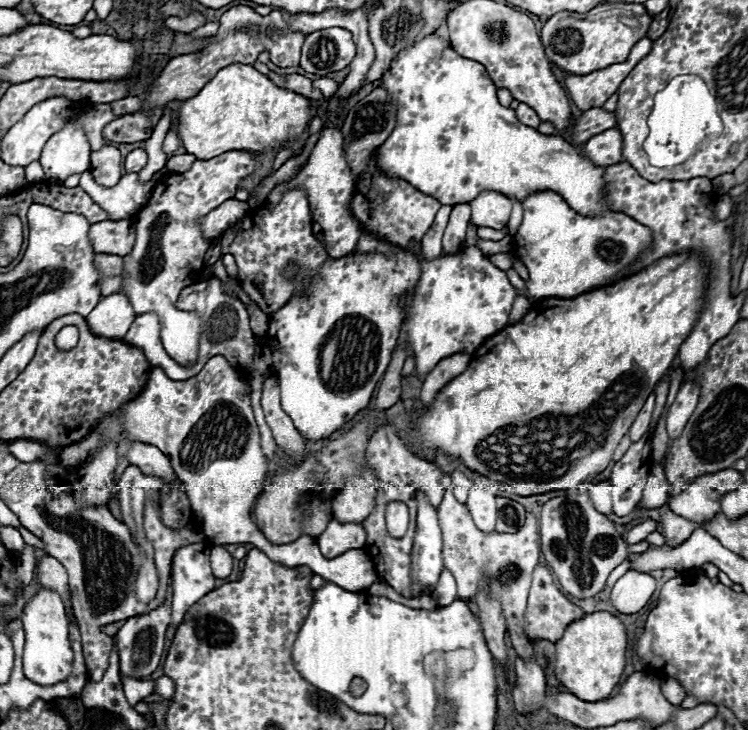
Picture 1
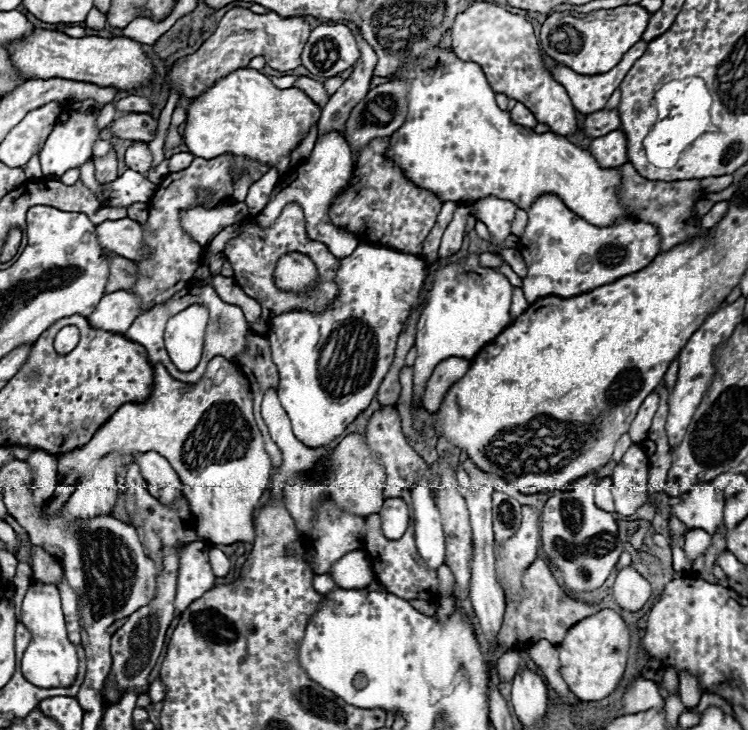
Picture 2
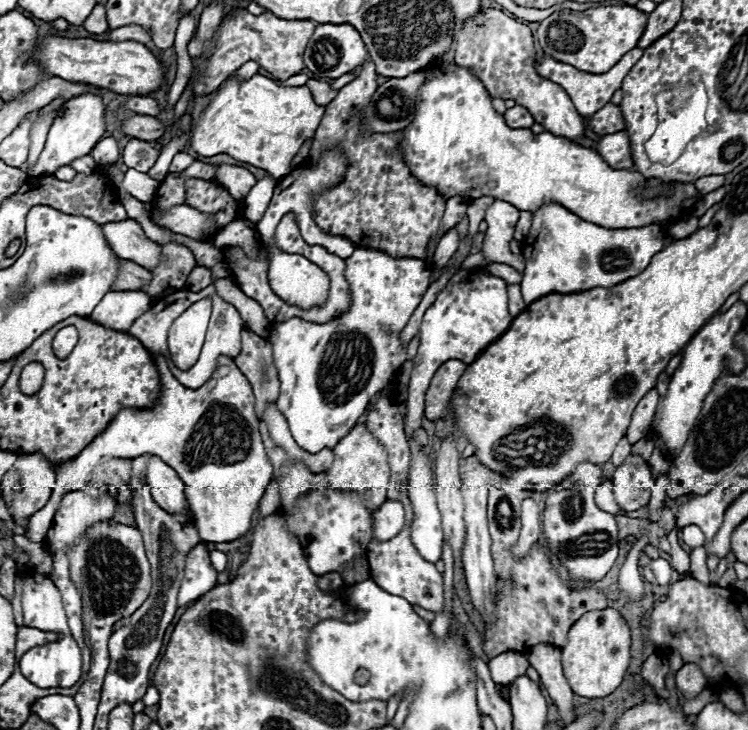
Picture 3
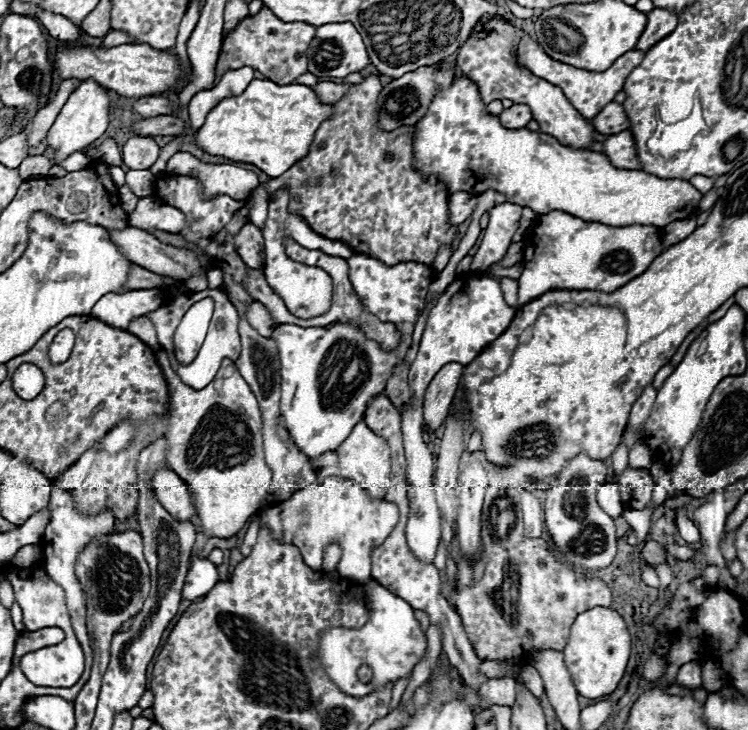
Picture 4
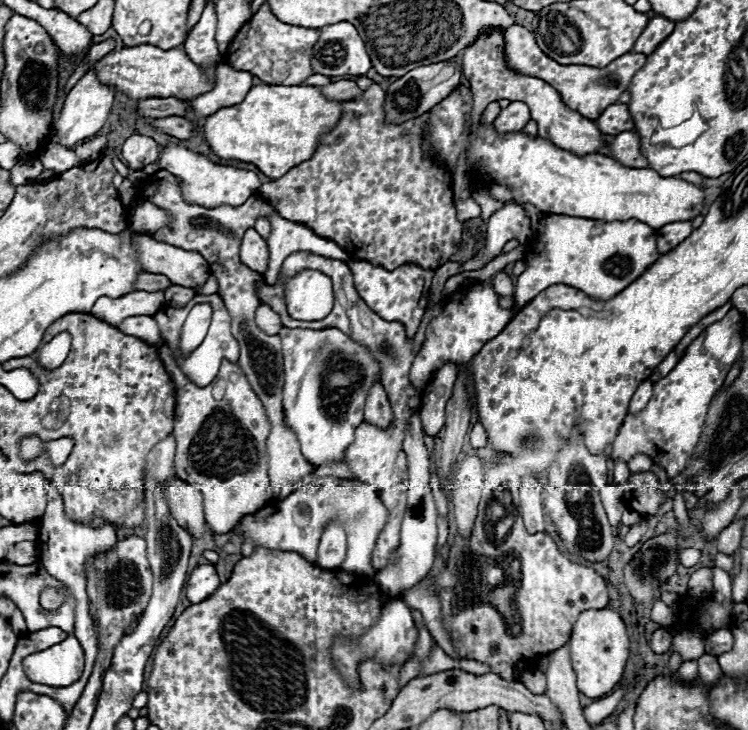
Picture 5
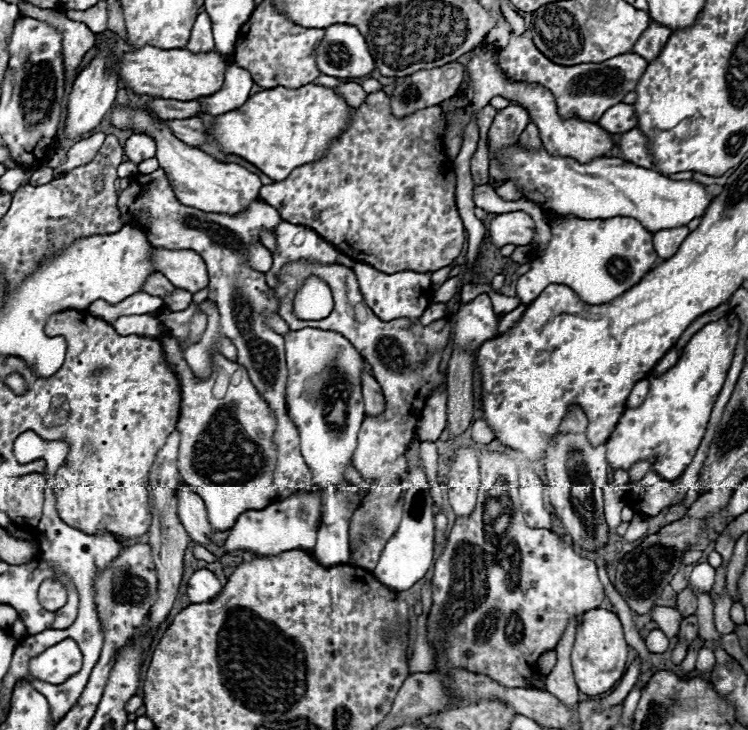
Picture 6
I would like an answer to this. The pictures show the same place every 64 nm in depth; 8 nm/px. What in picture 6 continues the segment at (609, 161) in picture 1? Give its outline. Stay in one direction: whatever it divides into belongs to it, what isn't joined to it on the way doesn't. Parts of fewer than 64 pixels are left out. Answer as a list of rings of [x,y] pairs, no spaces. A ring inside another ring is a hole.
[[[638,128],[624,132],[622,140],[618,142],[618,148],[620,148],[626,162],[632,162],[642,168],[652,168],[654,158],[648,150],[648,138]]]

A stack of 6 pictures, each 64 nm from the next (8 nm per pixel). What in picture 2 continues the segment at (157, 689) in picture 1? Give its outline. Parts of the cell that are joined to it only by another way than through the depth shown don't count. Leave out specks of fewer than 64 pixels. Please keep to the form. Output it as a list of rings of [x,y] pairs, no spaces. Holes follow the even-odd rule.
[[[154,680],[148,688],[148,696],[150,696],[150,702],[162,702],[164,700],[164,684],[160,680]]]

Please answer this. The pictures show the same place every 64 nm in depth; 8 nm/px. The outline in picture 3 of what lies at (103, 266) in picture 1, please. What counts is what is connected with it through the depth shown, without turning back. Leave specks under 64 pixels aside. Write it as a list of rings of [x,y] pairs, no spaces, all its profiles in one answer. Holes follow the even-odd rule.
[[[122,260],[122,268],[118,272],[118,280],[114,282],[114,290],[140,290],[150,280],[152,280],[152,274],[146,268],[130,260]]]

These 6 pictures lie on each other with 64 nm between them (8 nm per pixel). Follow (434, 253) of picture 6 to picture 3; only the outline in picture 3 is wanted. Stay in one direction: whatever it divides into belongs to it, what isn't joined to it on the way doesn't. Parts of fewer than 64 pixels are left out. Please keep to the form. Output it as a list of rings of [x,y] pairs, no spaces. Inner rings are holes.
[[[366,60],[358,78],[340,88],[338,96],[326,106],[326,116],[316,130],[304,166],[316,166],[326,150],[338,146],[346,156],[346,172],[336,186],[320,192],[312,200],[312,218],[318,228],[332,236],[348,238],[356,248],[378,250],[392,258],[430,260],[434,254],[430,244],[440,234],[446,200],[436,188],[420,184],[420,180],[410,174],[398,150],[402,130],[388,134],[364,132],[358,110],[370,106],[370,98],[378,88],[376,78],[374,62]]]

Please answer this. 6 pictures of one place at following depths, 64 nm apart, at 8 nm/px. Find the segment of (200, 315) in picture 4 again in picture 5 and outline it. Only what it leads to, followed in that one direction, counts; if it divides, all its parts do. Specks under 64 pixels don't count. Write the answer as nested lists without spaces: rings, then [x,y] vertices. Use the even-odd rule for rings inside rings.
[[[208,303],[197,304],[189,312],[182,328],[180,350],[182,354],[190,354],[198,344],[202,344],[210,326],[212,308]]]

